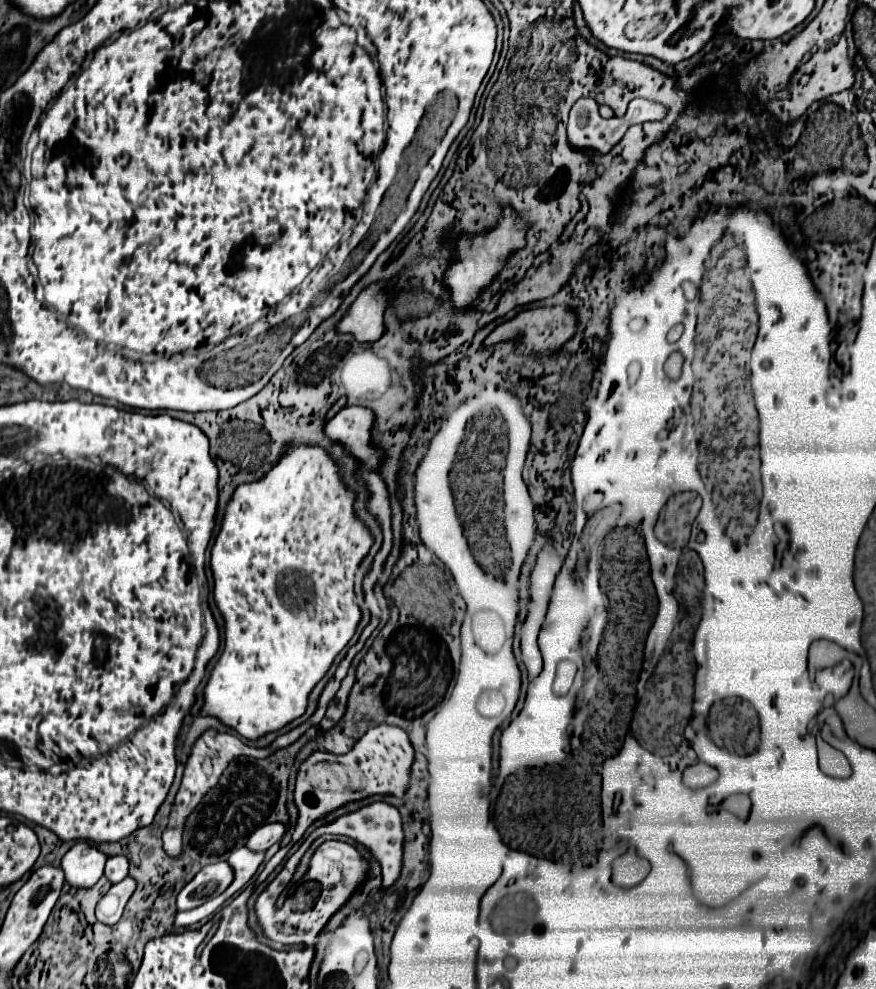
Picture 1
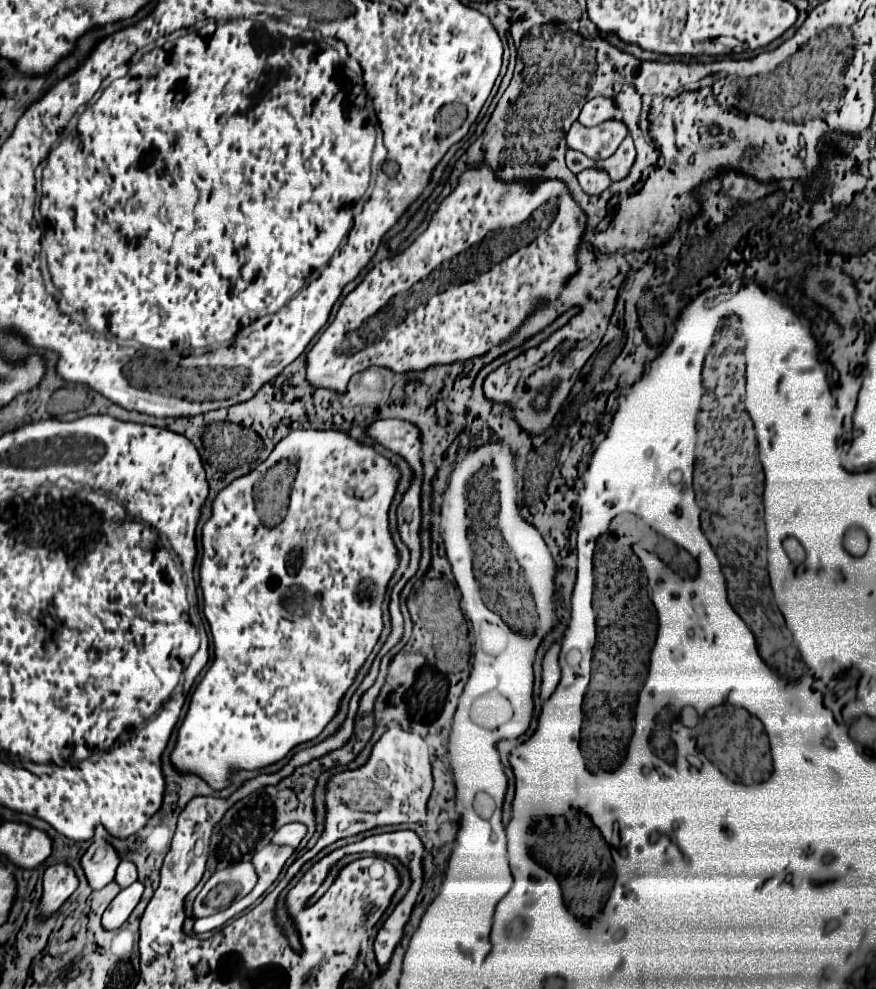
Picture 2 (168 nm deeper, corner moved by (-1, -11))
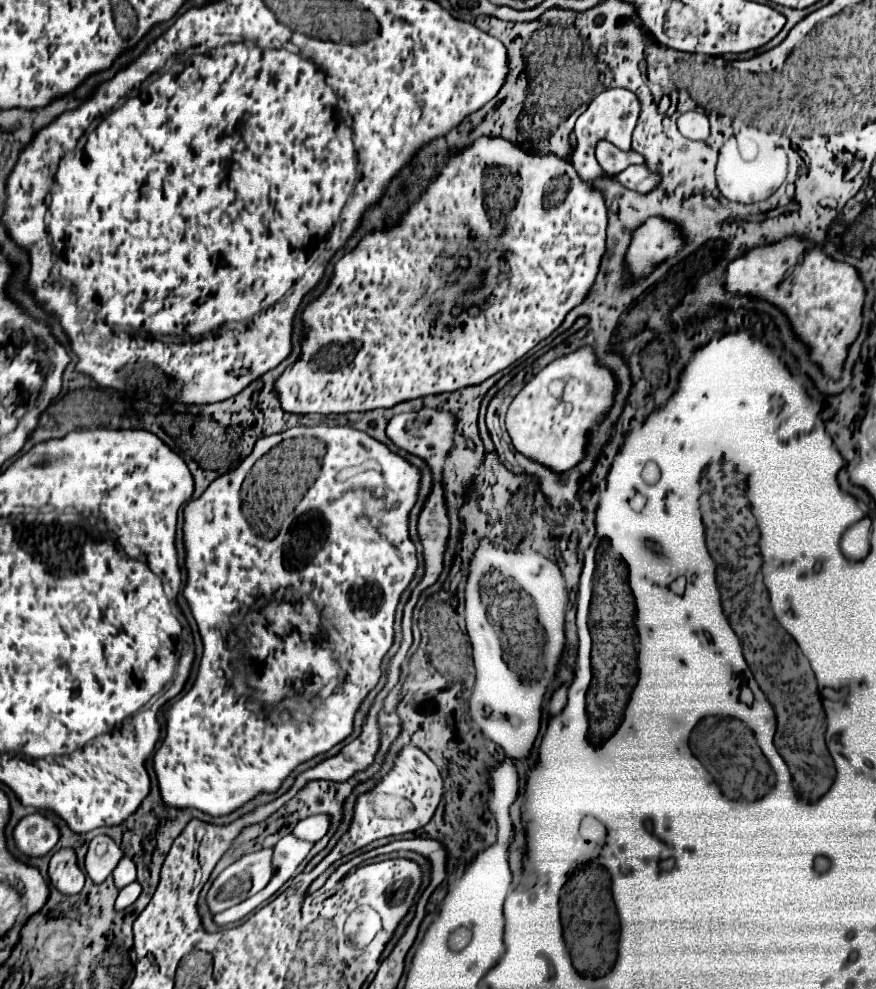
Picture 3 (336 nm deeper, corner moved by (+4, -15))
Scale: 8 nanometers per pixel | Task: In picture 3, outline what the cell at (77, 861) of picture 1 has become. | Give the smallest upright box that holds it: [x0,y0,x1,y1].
[86,834,122,884]

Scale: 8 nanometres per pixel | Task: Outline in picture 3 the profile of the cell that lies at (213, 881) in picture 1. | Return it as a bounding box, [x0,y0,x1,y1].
[206,848,272,914]

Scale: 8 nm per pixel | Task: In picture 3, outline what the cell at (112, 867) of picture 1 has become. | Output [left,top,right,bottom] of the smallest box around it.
[112,856,136,890]

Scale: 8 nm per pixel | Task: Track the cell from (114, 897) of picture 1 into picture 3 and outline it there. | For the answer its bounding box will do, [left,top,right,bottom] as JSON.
[116,882,142,912]

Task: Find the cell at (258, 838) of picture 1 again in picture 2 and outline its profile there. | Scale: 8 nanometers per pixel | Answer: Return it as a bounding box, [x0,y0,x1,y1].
[273,822,307,846]

